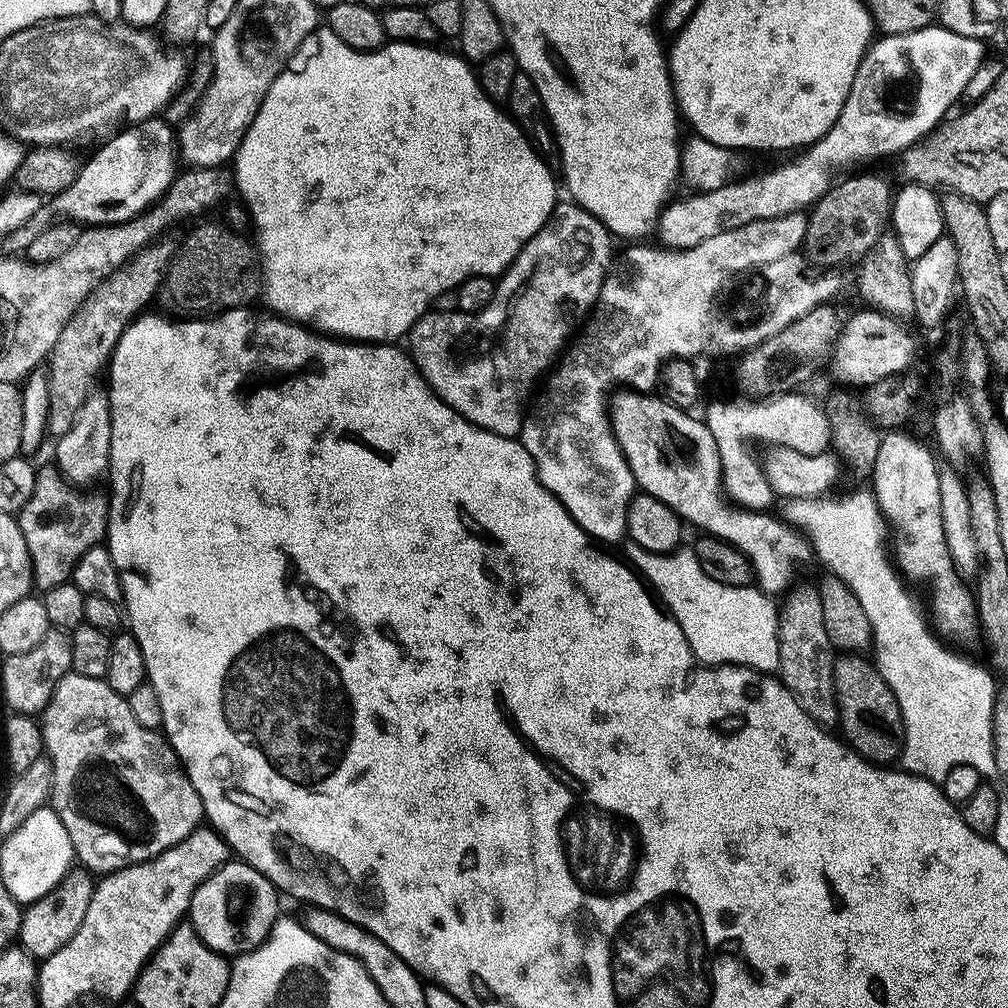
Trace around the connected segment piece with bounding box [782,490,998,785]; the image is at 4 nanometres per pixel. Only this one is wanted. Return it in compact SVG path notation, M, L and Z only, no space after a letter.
M871 491L856 492L853 496L846 500L832 500L833 498L821 498L818 500L789 500L783 506L782 513L785 521L796 525L808 538L814 549L818 560L821 560L828 572L833 577L842 581L850 590L858 596L859 602L862 602L862 607L866 610L866 615L870 618L870 626L873 627L872 643L874 645L874 663L876 668L882 674L882 678L890 686L890 690L894 690L894 698L898 698L898 706L902 710L902 718L904 719L904 743L902 745L902 768L903 771L912 773L913 776L921 776L923 780L930 780L934 784L943 785L944 779L950 774L950 770L954 770L958 766L974 766L980 771L981 777L992 778L997 775L996 771L996 743L992 740L992 719L996 713L996 697L998 695L998 684L992 681L993 673L987 667L983 668L975 664L972 660L967 660L964 656L959 656L937 633L934 631L933 625L930 623L929 617L926 615L926 608L919 604L912 597L913 589L909 587L903 576L900 575L893 557L890 555L890 529L887 520L884 519L882 510L875 495Z

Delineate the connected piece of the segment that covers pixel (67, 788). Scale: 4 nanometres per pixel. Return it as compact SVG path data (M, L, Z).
M75 674L62 678L62 682L56 687L54 698L49 702L48 708L42 713L42 727L44 733L44 746L47 759L52 763L52 794L50 799L51 807L55 809L62 822L69 831L73 840L73 850L75 859L83 865L89 873L109 874L122 871L134 864L154 859L156 856L169 851L172 847L178 846L184 839L190 838L197 829L205 823L204 803L194 790L192 780L184 770L184 765L176 756L176 751L167 739L159 731L147 729L142 726L134 716L129 701L125 697L118 695L107 682L107 679L86 678Z

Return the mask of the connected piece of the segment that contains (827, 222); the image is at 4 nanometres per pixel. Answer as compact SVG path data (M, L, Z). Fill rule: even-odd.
M860 174L844 178L849 180L841 179L815 204L811 213L806 256L816 268L820 267L817 269L840 270L843 264L859 265L875 250L876 244L889 229L894 199L894 187L892 188L891 182L884 176L856 175Z

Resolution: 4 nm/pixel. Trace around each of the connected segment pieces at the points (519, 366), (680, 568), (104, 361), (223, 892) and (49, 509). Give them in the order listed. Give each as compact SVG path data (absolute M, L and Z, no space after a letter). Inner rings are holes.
M560 202L560 203L557 203L557 206L556 206L556 210L555 210L555 212L553 212L553 214L552 214L552 217L551 217L551 218L550 218L550 219L549 219L549 220L548 220L548 226L547 226L547 227L546 227L546 228L543 228L543 229L542 229L542 231L540 231L540 232L539 232L539 233L538 233L538 235L536 235L536 236L535 236L535 238L533 238L533 240L531 240L531 242L529 242L529 243L528 243L528 245L527 245L527 246L525 246L525 247L524 247L524 249L523 249L523 250L522 250L522 254L521 254L521 255L520 255L520 257L518 257L518 259L516 259L516 263L515 263L515 264L513 264L513 265L512 265L512 267L511 267L511 268L509 268L509 269L508 269L508 271L507 271L507 273L506 273L506 281L507 281L507 280L508 280L508 308L507 308L507 306L506 306L506 305L504 305L504 304L503 304L503 302L497 302L497 303L494 303L494 304L492 304L492 305L490 305L490 306L489 306L489 307L488 307L488 308L487 308L487 310L485 310L485 311L484 311L484 312L478 312L478 313L475 313L475 314L469 314L469 313L466 313L466 312L462 312L462 311L458 311L458 312L441 312L441 311L439 311L439 310L433 310L433 311L431 311L431 312L429 312L429 313L428 313L428 315L426 315L426 316L423 316L423 318L422 318L422 319L421 319L421 320L419 320L419 321L418 321L418 322L417 322L417 324L415 324L415 326L414 326L414 327L413 327L413 328L412 328L412 331L411 331L411 333L410 333L410 341L411 341L411 340L412 340L412 348L411 348L411 347L410 347L410 355L411 355L411 357L412 357L412 359L413 359L413 360L415 360L415 362L416 362L416 367L417 367L417 368L419 368L419 370L420 370L420 372L421 372L421 373L422 373L422 374L423 374L423 375L424 375L424 376L425 376L425 377L426 377L426 379L427 379L427 380L428 380L428 384L429 384L429 386L430 386L430 387L431 387L431 388L432 388L432 389L433 389L433 390L435 390L435 391L436 391L436 393L437 393L437 394L438 394L438 395L439 395L439 396L441 396L441 398L442 398L442 399L443 399L443 400L444 400L444 401L445 401L445 402L446 402L446 403L448 403L448 405L449 405L449 406L450 406L450 407L451 407L451 408L452 408L452 409L453 409L453 410L454 410L454 411L455 411L455 412L457 412L457 413L458 413L458 414L462 414L462 415L463 415L463 416L464 416L464 417L465 417L465 418L466 418L466 419L467 419L467 420L469 420L469 421L470 421L470 423L471 423L471 424L473 424L473 425L474 425L474 426L478 426L478 427L479 427L479 428L481 428L481 429L482 429L482 430L486 430L486 431L487 431L487 432L489 432L489 433L490 433L490 434L498 434L498 435L499 435L499 436L501 436L501 437L502 437L502 438L510 438L510 439L511 439L511 440L515 440L515 439L517 439L517 437L519 437L519 435L520 435L520 431L521 431L521 430L522 430L522 429L524 429L524 417L525 417L525 415L526 415L526 409L527 409L527 408L528 408L528 407L529 407L529 404L530 404L530 401L531 401L531 400L532 400L532 399L533 399L533 396L534 396L534 393L535 393L535 392L536 392L536 391L537 391L537 388L538 388L538 385L539 385L539 384L540 384L540 383L541 383L541 381L543 381L543 380L544 380L544 379L545 379L545 377L547 377L547 376L548 376L548 375L549 375L549 372L550 372L550 369L551 369L551 368L552 368L552 367L553 367L553 365L555 365L555 364L556 364L556 363L557 363L557 361L559 361L559 360L560 360L560 359L561 359L561 356L562 356L562 353L563 353L563 352L564 352L564 351L565 351L565 349L567 349L567 348L568 348L568 347L569 347L569 344L570 344L570 341L571 341L571 340L572 340L572 339L573 339L573 337L575 337L575 336L576 336L576 335L577 335L577 332L578 332L578 329L579 329L579 328L580 328L580 327L581 327L581 325L583 325L583 324L584 324L584 323L585 323L585 321L587 321L587 320L588 320L588 319L589 319L589 317L591 317L591 316L592 316L592 315L593 315L593 312L594 312L594 309L595 309L595 307L596 307L596 305L597 305L597 304L599 304L599 302L600 302L600 295L601 295L601 294L602 294L602 290L603 290L603 289L604 289L604 283L605 283L605 282L606 282L606 278L607 278L607 277L608 277L608 274L609 274L609 271L610 271L610 269L611 269L611 267L612 267L612 265L613 265L613 263L614 263L614 252L613 252L613 256L612 256L612 243L614 243L614 237L613 237L613 235L612 235L612 233L611 233L611 232L609 232L609 230L608 230L608 228L607 228L607 227L606 227L606 226L605 226L605 225L604 225L604 224L603 224L603 223L602 223L602 221L601 221L601 220L599 220L599 218L598 218L598 217L596 217L596 216L591 216L591 214L589 214L589 213L588 213L588 211L587 211L587 210L586 210L586 209L584 209L584 208L581 208L581 207L580 207L580 205L579 205L579 204L577 204L577 203L575 203L575 202L567 202L567 203L568 203L568 204L564 204L564 202ZM507 324L508 324L508 356L507 356L507 354L506 354L506 353L504 353L504 352L503 352L503 350L502 350L502 349L500 349L500 348L496 348L496 349L494 349L494 350L493 350L493 352L491 352L491 350L490 350L490 349L488 349L488 348L480 348L480 349L478 349L478 350L477 350L477 352L476 352L476 336L496 336L496 335L498 335L498 334L499 334L499 332L500 332L500 331L502 331L502 330L503 330L503 328L504 328L504 327L506 327L506 326L507 326Z
M634 543L627 548L627 559L655 593L662 596L663 605L682 626L701 665L752 668L765 675L779 671L779 607L771 597L754 586L728 587L716 582L702 570L695 551L677 550L671 556L659 556Z
M157 242L144 249L131 264L120 269L89 297L89 300L70 320L69 325L58 338L57 346L50 357L50 420L48 431L59 438L70 434L74 418L86 406L86 402L97 391L96 383L100 375L113 363L116 348L127 334L128 328L135 324L144 308L155 296L161 295L168 269L176 257L178 248L174 243Z
M229 862L213 873L194 894L190 911L190 922L198 930L202 942L206 942L206 946L210 946L210 950L214 950L219 956L239 958L250 954L254 950L258 950L268 941L276 921L281 919L282 916L280 900L282 901L282 893L275 884L270 882L270 878L266 878L249 864Z
M49 466L39 469L34 495L18 514L18 519L30 550L32 579L41 593L69 583L83 556L105 543L110 508L111 503L105 495L76 491L62 479L58 468Z

